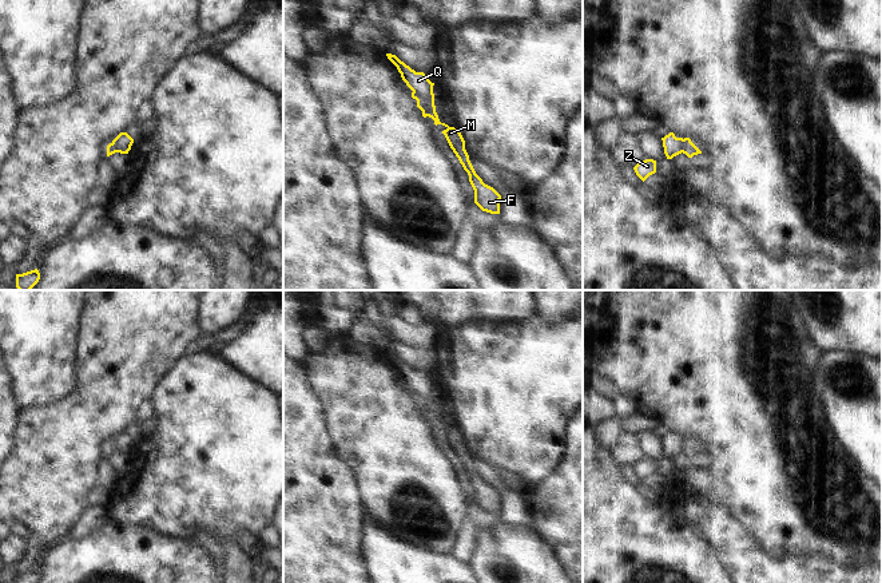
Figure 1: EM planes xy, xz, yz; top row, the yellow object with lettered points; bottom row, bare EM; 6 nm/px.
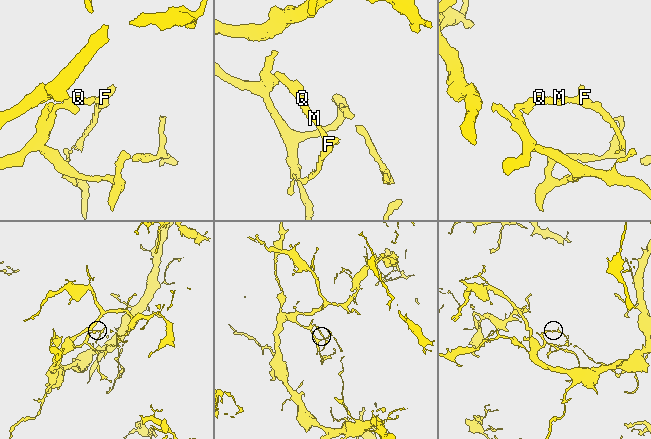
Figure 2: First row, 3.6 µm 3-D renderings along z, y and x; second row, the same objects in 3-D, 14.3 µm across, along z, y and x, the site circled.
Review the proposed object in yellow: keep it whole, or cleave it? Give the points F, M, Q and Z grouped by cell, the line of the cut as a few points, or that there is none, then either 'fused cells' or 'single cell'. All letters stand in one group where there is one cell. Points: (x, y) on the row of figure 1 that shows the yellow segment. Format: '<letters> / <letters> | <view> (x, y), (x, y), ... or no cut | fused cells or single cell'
F M / Q Z | xz (413, 91), (433, 99) | fused cells

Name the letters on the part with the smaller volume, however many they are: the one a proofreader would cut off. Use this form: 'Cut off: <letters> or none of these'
Cut off: F, M

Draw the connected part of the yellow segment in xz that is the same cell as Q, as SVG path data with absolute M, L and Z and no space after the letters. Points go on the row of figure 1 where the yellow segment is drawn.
M386 53L388 59L397 67L402 80L418 96L425 99L434 99L433 86L424 72L416 72L396 55Z

